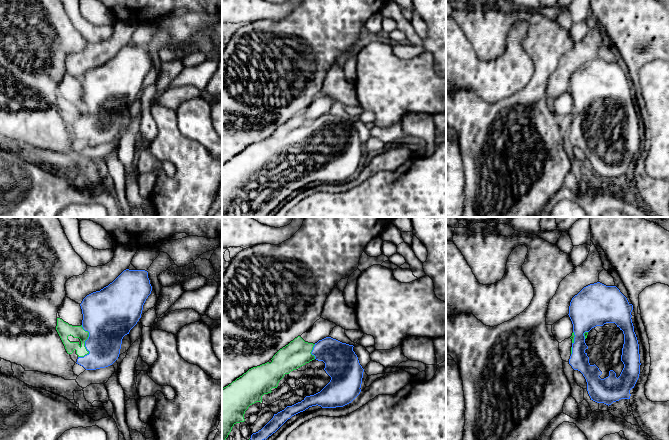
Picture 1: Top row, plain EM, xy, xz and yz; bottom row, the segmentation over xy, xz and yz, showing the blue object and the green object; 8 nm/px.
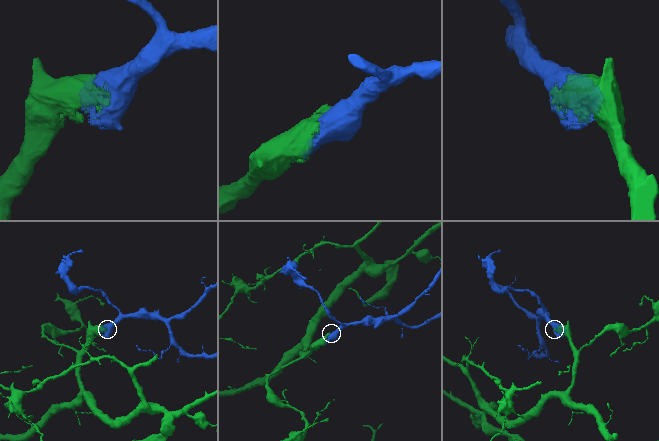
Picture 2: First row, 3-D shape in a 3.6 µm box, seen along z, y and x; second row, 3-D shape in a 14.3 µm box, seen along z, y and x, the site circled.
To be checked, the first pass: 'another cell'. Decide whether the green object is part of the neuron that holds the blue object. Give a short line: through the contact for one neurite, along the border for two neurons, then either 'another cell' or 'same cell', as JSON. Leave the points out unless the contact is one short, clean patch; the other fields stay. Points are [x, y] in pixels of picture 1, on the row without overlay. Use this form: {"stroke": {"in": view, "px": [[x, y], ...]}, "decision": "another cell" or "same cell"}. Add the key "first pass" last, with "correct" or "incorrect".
{"decision": "same cell", "first pass": "incorrect"}

